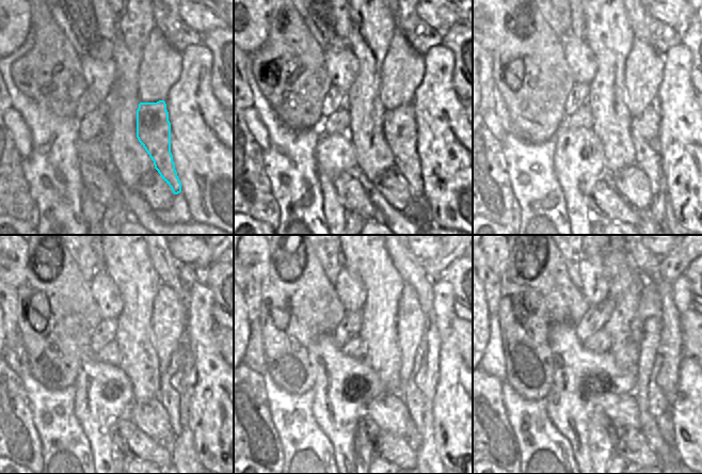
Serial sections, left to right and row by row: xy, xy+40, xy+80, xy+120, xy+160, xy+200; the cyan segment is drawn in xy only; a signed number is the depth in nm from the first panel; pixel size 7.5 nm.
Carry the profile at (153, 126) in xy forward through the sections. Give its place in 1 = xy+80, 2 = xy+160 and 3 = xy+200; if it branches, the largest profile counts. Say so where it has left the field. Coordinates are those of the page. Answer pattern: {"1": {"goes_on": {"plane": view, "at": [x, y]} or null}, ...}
{"1": {"goes_on": {"plane": "xy+80", "at": [644, 128]}}, "2": {"goes_on": {"plane": "xy+160", "at": [413, 397]}}, "3": {"goes_on": {"plane": "xy+200", "at": [658, 405]}}}

